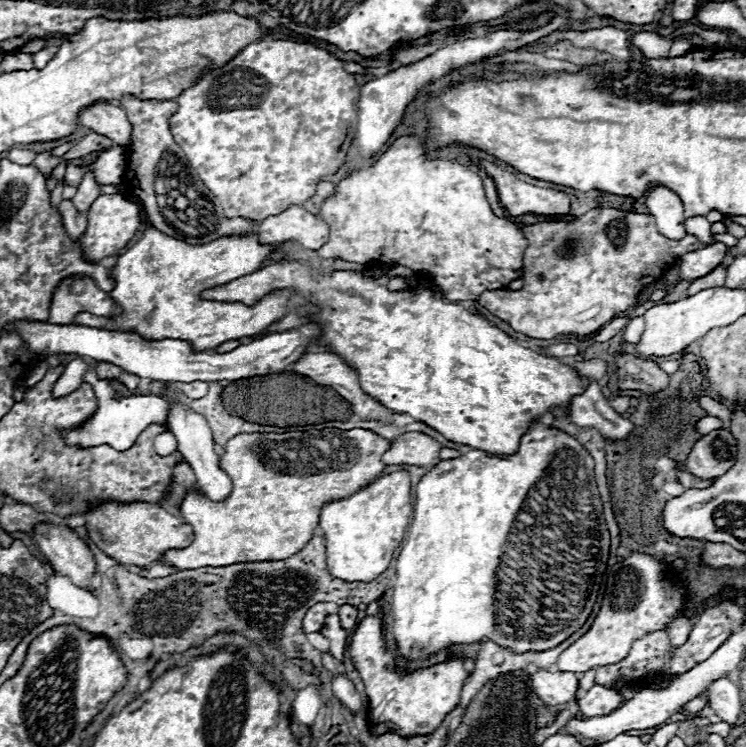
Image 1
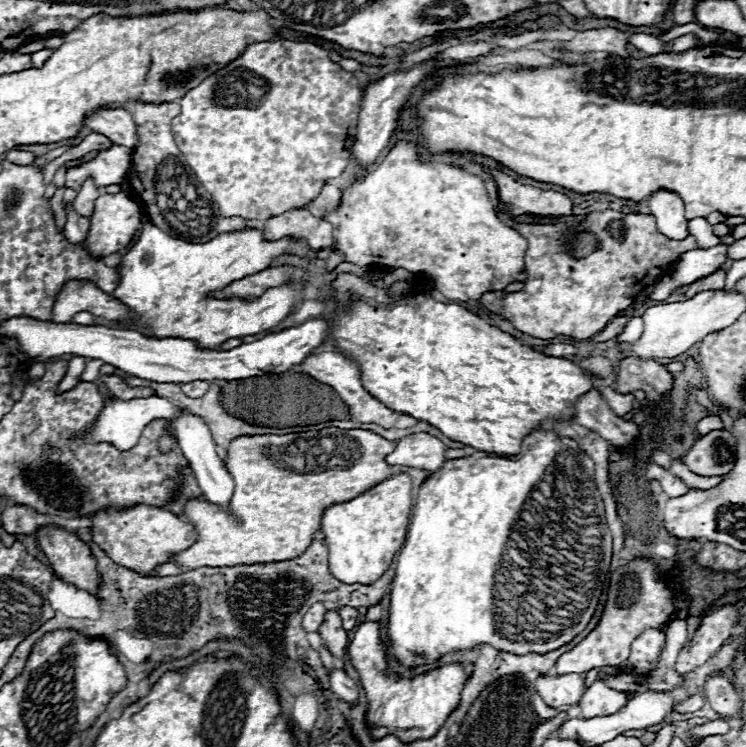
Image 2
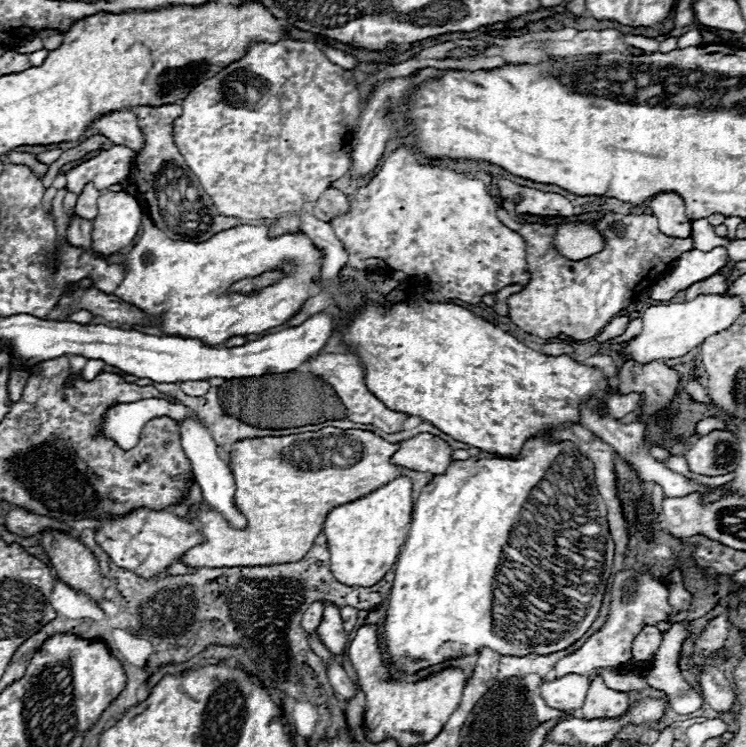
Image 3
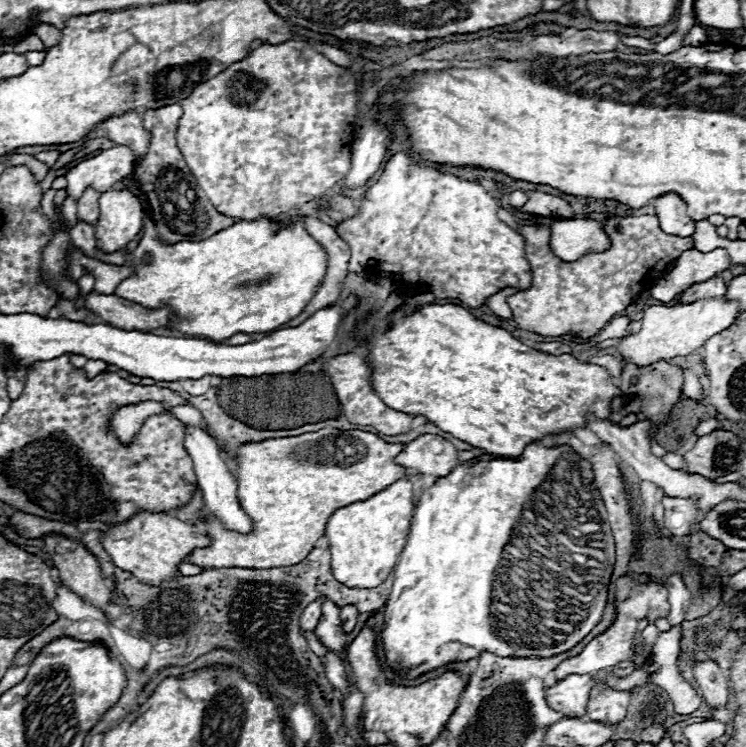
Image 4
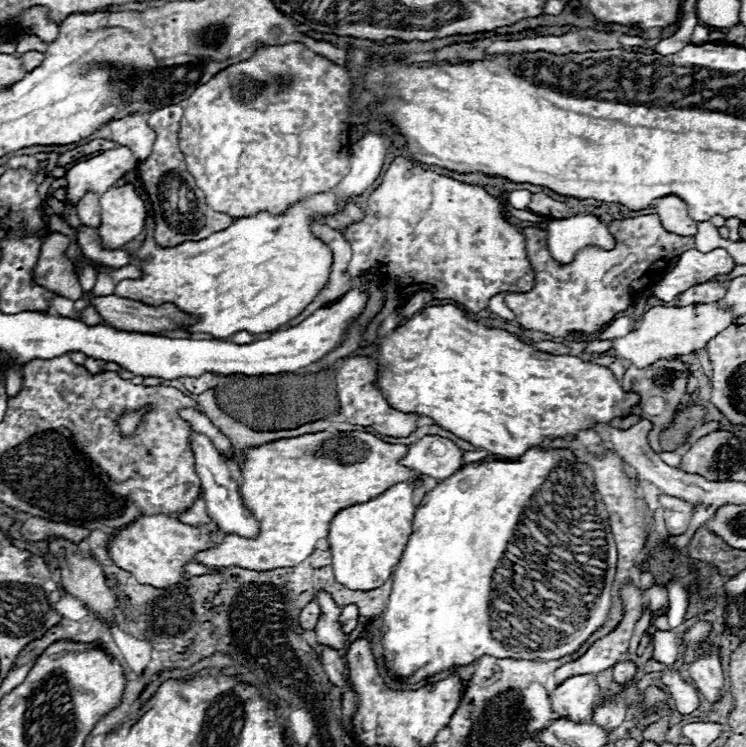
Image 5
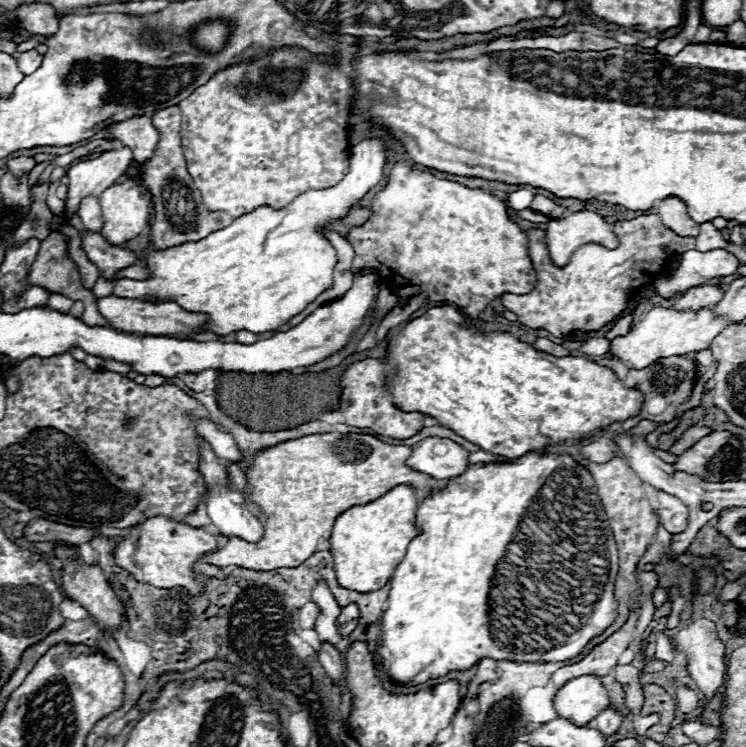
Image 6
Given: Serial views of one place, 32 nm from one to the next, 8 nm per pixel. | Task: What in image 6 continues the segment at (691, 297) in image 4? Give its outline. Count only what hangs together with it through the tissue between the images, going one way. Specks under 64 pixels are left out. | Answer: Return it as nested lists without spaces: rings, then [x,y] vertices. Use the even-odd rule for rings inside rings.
[[[702,284],[702,286],[690,288],[682,298],[676,298],[674,308],[676,310],[698,312],[700,308],[718,304],[718,300],[722,300],[722,296],[724,296],[724,290],[720,286],[716,286],[716,284]]]

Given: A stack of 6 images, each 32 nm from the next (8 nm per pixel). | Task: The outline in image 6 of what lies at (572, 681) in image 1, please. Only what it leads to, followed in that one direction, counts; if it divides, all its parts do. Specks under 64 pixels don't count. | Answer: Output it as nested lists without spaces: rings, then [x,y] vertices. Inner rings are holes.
[[[578,676],[554,696],[554,708],[572,724],[590,724],[598,712],[612,706],[610,692],[596,676]]]

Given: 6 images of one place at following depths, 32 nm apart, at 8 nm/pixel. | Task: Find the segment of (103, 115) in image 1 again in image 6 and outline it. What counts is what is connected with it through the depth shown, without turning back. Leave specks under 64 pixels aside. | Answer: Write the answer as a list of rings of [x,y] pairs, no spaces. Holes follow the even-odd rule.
[[[148,116],[130,118],[120,124],[112,124],[114,140],[120,140],[134,154],[136,162],[146,162],[152,158],[156,144],[160,140],[160,132],[154,128]]]

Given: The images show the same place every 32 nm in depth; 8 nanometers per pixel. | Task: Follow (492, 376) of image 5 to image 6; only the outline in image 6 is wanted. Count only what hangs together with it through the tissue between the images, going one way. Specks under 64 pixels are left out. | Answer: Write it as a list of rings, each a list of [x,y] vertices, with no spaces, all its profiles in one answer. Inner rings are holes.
[[[452,306],[430,308],[408,322],[398,336],[388,340],[386,362],[398,370],[388,382],[388,390],[398,408],[432,416],[454,434],[504,458],[520,458],[560,442],[574,444],[588,434],[600,436],[612,422],[638,416],[644,404],[644,394],[636,388],[626,388],[610,368],[578,356],[556,358],[534,350],[510,334],[480,332],[468,326],[464,314]]]

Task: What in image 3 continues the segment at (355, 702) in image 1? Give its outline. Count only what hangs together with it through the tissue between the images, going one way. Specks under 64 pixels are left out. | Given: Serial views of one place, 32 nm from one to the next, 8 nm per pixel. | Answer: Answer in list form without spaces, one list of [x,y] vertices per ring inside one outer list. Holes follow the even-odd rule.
[[[332,656],[332,660],[330,660],[330,664],[326,666],[326,672],[328,672],[328,680],[330,680],[334,692],[338,692],[338,694],[344,696],[344,698],[352,698],[352,696],[354,696],[356,686],[354,686],[354,682],[348,678],[348,674],[344,672],[344,668],[336,662],[334,656]]]

